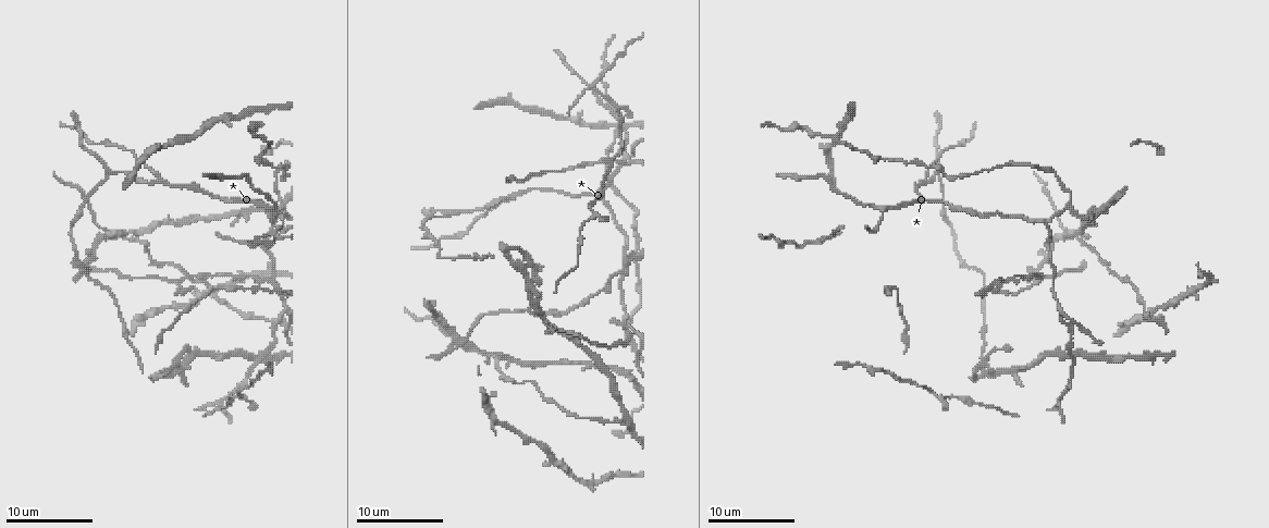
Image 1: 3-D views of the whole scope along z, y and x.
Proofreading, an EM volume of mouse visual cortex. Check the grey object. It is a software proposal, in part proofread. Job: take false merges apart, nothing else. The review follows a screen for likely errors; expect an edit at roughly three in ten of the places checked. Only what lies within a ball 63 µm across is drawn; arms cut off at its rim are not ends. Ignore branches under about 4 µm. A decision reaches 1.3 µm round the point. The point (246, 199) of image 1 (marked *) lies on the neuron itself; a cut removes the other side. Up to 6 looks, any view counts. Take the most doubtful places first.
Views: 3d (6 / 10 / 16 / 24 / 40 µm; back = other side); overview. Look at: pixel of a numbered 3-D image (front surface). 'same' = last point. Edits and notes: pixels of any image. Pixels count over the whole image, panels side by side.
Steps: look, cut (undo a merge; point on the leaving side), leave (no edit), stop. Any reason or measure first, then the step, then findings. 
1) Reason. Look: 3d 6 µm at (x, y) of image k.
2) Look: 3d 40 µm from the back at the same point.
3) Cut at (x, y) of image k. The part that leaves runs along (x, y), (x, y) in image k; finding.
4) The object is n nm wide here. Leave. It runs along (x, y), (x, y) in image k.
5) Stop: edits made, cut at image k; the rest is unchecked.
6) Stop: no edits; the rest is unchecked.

Look: 3d 10 µm at (105, 235) of image 1.

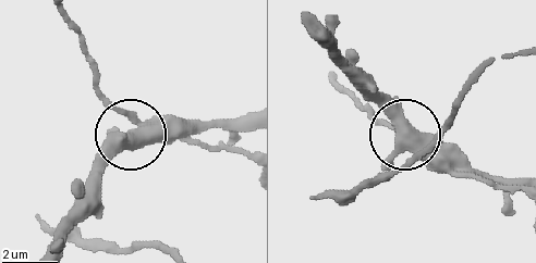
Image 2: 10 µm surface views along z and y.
Leave. It runs along (246, 113), (204, 124), (136, 127), (94, 85) in image 2; one neuron here.

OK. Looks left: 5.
Three arms meet. Look: 3d 6 µm at (812, 242) of image 1.

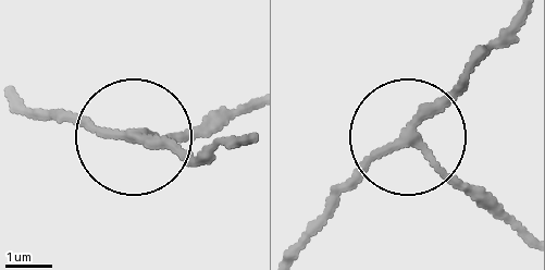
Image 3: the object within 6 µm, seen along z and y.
Leave. All the same neuron.

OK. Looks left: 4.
Three-way junction. Look: 3d 16 µm at (1058, 311) of image 1.

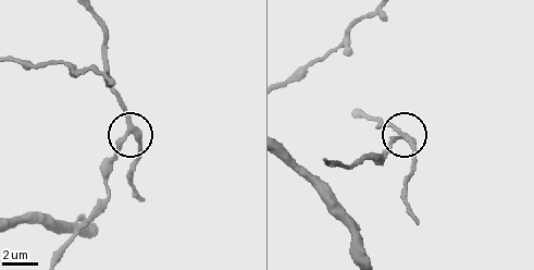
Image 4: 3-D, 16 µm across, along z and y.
Leave. It runs along (363, 117), (401, 134), (410, 147), (412, 163) in image 4; one neuron here.

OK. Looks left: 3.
Stop: no edits; the rest is unchecked.

